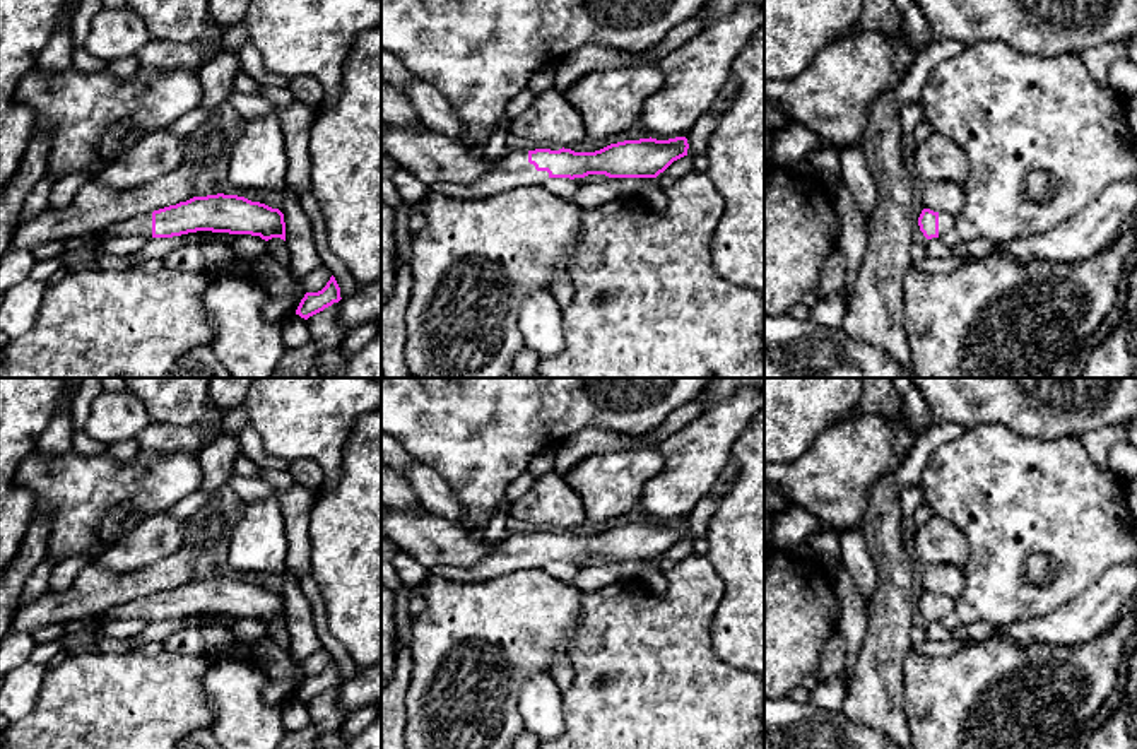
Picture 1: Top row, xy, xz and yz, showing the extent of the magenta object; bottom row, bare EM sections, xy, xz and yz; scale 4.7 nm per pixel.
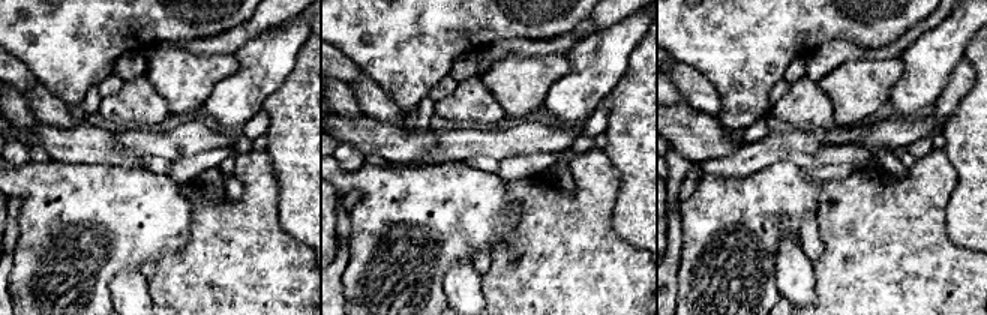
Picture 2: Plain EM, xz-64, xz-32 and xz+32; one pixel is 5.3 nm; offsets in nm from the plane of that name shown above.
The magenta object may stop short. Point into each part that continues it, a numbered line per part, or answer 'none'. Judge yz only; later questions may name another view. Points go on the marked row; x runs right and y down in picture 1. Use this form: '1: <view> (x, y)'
1: yz (946, 221)

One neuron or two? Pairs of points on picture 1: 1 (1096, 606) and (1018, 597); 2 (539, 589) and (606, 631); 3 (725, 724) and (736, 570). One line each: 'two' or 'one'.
1: two
2: two
3: two

